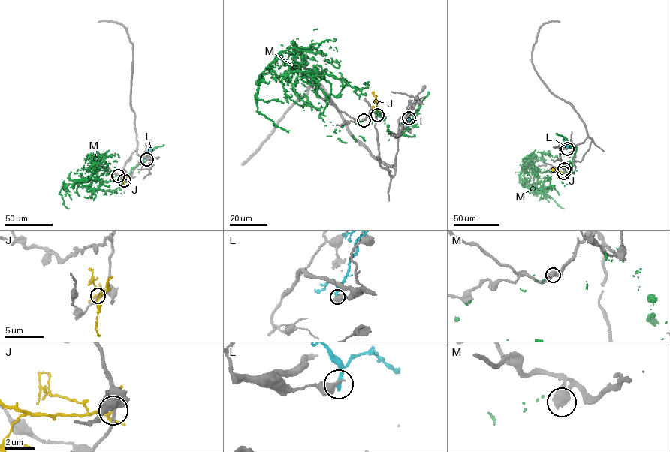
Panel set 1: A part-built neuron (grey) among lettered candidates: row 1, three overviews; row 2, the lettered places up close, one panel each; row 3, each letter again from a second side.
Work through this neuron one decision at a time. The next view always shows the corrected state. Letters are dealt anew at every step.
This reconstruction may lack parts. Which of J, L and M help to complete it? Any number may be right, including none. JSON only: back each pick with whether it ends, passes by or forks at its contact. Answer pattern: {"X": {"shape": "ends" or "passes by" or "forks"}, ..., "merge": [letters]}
{"merge": []}

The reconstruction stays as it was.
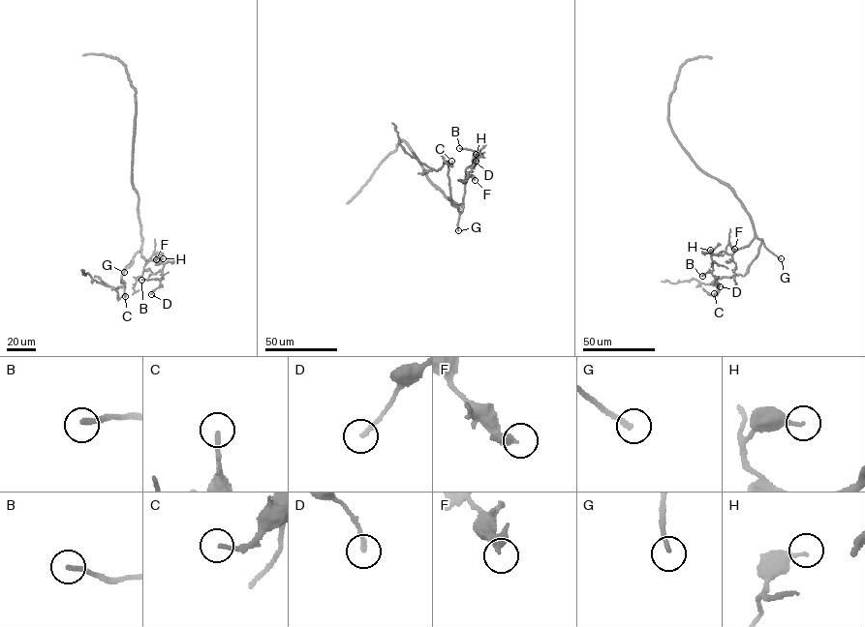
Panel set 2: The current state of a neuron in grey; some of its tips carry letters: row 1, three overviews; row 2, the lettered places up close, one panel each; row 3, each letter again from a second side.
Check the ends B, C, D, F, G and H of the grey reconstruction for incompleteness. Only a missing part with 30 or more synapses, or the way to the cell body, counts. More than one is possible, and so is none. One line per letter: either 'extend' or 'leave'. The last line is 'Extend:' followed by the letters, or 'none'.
B: extend
C: extend
D: leave
F: leave
G: extend
H: leave
Extend: B, C, G

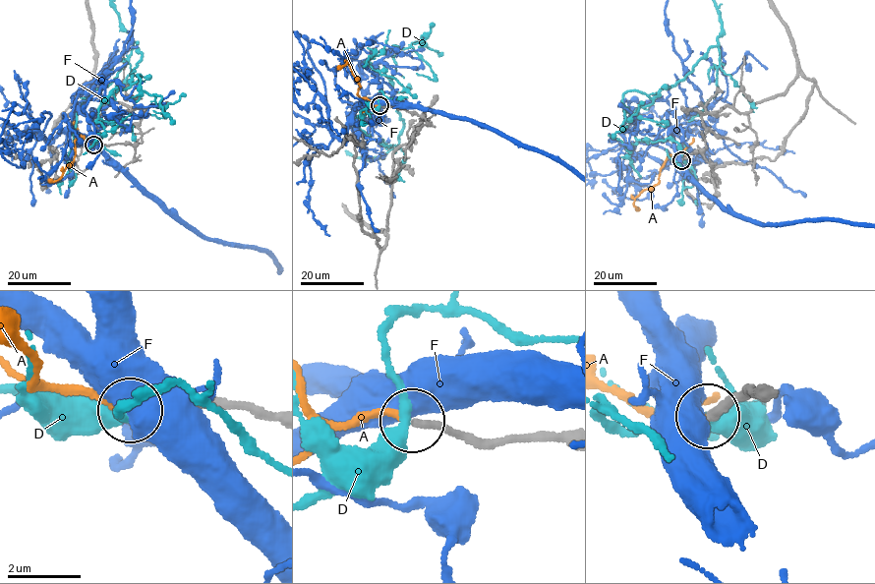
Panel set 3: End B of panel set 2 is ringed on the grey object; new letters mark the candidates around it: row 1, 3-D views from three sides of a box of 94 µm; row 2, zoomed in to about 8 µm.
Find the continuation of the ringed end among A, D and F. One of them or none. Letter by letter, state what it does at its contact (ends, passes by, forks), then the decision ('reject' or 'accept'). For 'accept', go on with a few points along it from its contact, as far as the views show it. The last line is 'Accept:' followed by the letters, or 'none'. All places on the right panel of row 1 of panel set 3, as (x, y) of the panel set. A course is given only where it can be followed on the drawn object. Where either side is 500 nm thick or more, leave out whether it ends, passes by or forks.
A: it ends; accept
D: it forks; reject
F: reject
Accept: A

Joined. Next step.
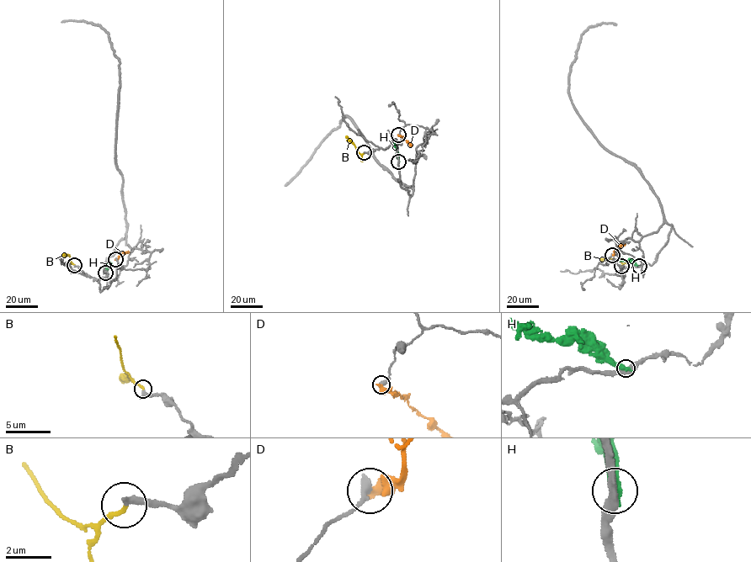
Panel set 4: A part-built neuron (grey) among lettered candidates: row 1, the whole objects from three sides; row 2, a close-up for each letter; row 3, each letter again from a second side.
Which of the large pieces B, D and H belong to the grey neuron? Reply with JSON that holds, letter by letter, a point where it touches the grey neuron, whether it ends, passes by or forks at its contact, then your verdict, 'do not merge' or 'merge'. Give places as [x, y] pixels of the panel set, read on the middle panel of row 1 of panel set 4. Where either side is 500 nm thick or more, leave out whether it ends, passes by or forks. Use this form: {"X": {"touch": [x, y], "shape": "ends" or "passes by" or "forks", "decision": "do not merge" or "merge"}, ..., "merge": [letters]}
{"B": {"touch": [364, 152], "shape": "ends", "decision": "merge"}, "D": {"touch": [398, 135], "decision": "do not merge"}, "H": {"touch": [398, 161], "shape": "ends", "decision": "do not merge"}, "merge": ["B"]}

